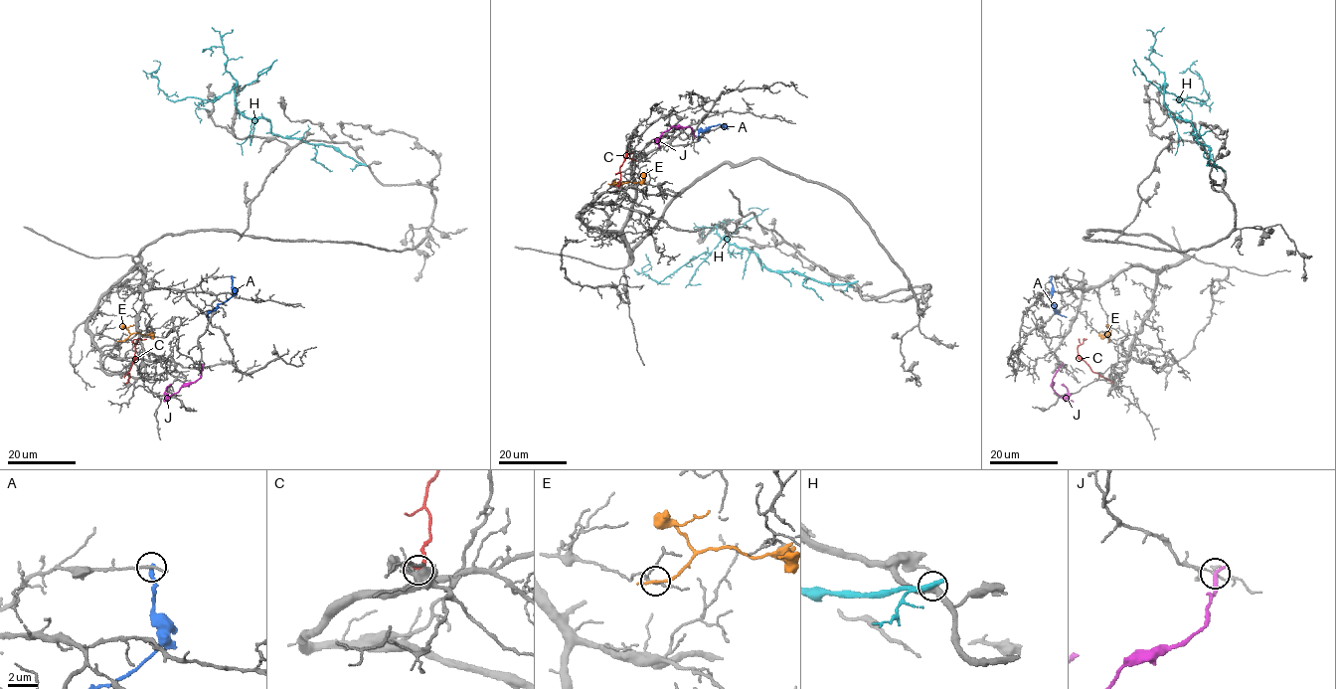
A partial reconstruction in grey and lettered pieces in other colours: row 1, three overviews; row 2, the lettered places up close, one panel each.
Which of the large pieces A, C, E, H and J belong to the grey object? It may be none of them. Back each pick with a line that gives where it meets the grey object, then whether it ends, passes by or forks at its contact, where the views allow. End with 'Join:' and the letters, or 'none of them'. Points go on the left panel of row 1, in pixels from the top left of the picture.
Join: none of them

